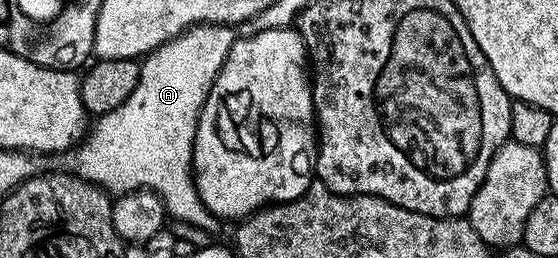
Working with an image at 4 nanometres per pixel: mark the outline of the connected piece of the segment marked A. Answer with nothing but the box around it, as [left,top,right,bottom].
[71,24,237,232]

